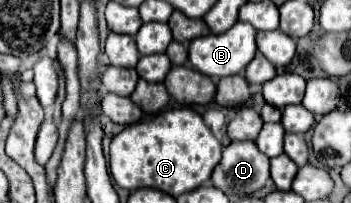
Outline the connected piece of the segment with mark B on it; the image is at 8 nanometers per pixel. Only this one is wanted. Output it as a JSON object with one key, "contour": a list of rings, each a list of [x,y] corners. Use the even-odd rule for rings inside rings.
{"contour":[[[237,22],[231,30],[223,32],[223,34],[209,34],[209,36],[201,36],[195,38],[189,44],[189,62],[193,64],[193,68],[205,76],[235,76],[235,74],[243,74],[245,66],[253,60],[257,46],[255,46],[255,34],[257,30],[251,24],[243,24]]]}

